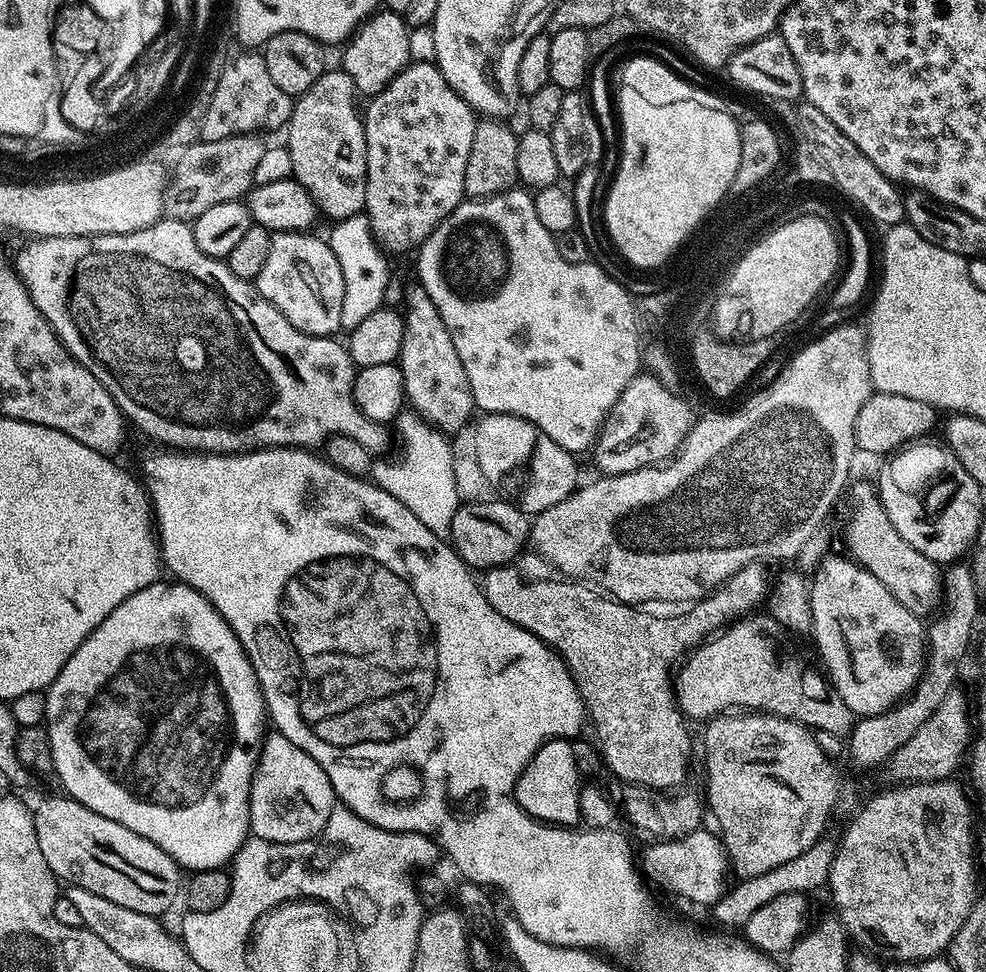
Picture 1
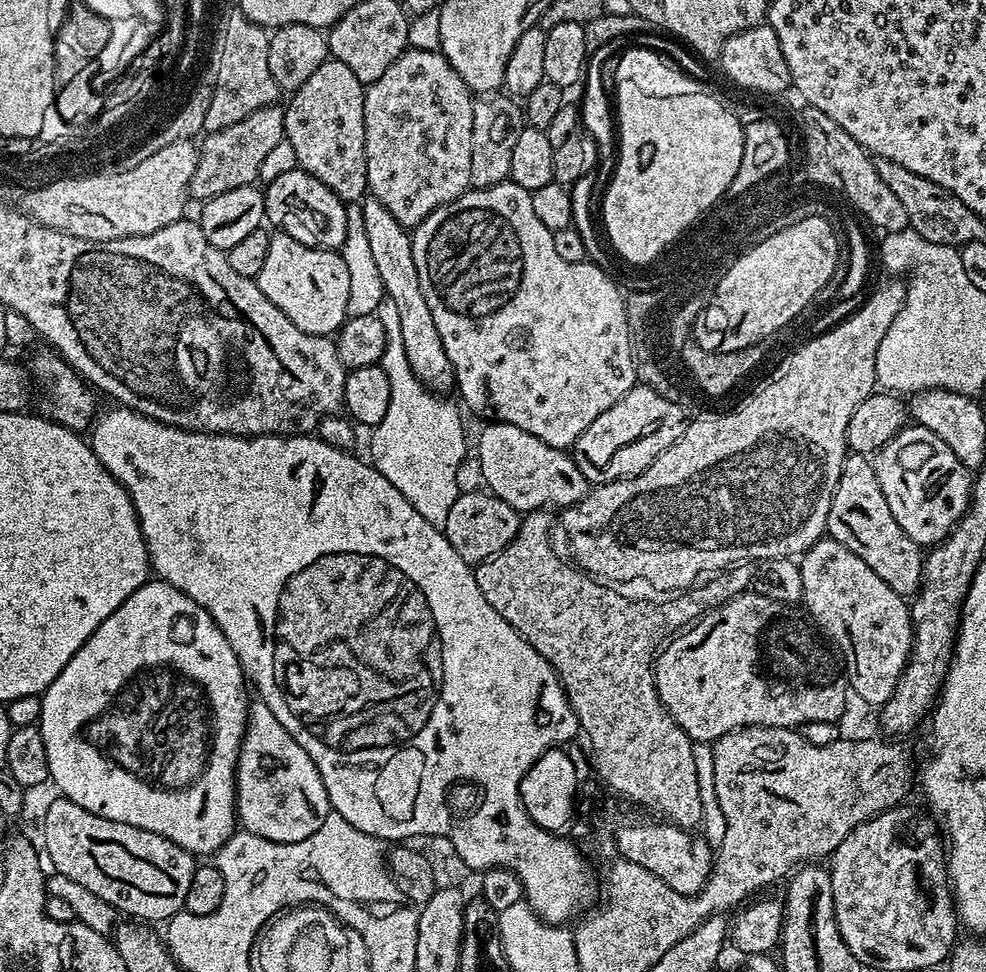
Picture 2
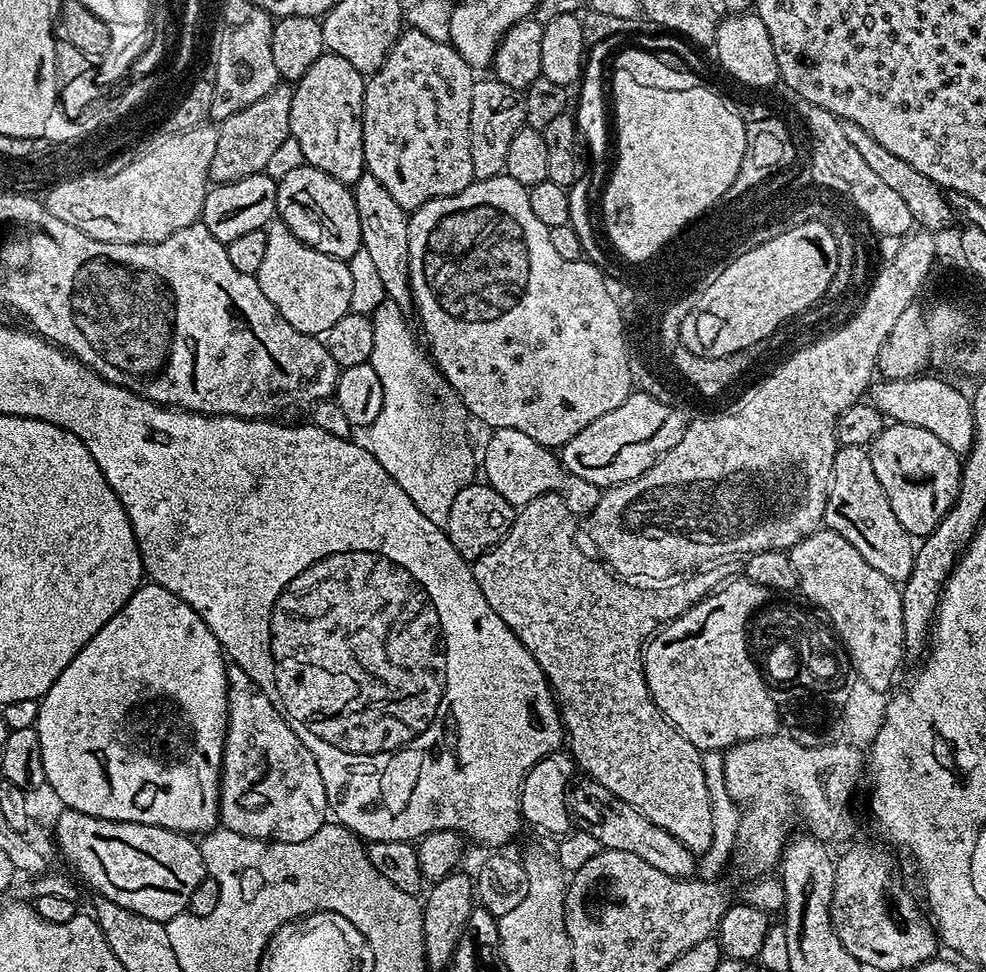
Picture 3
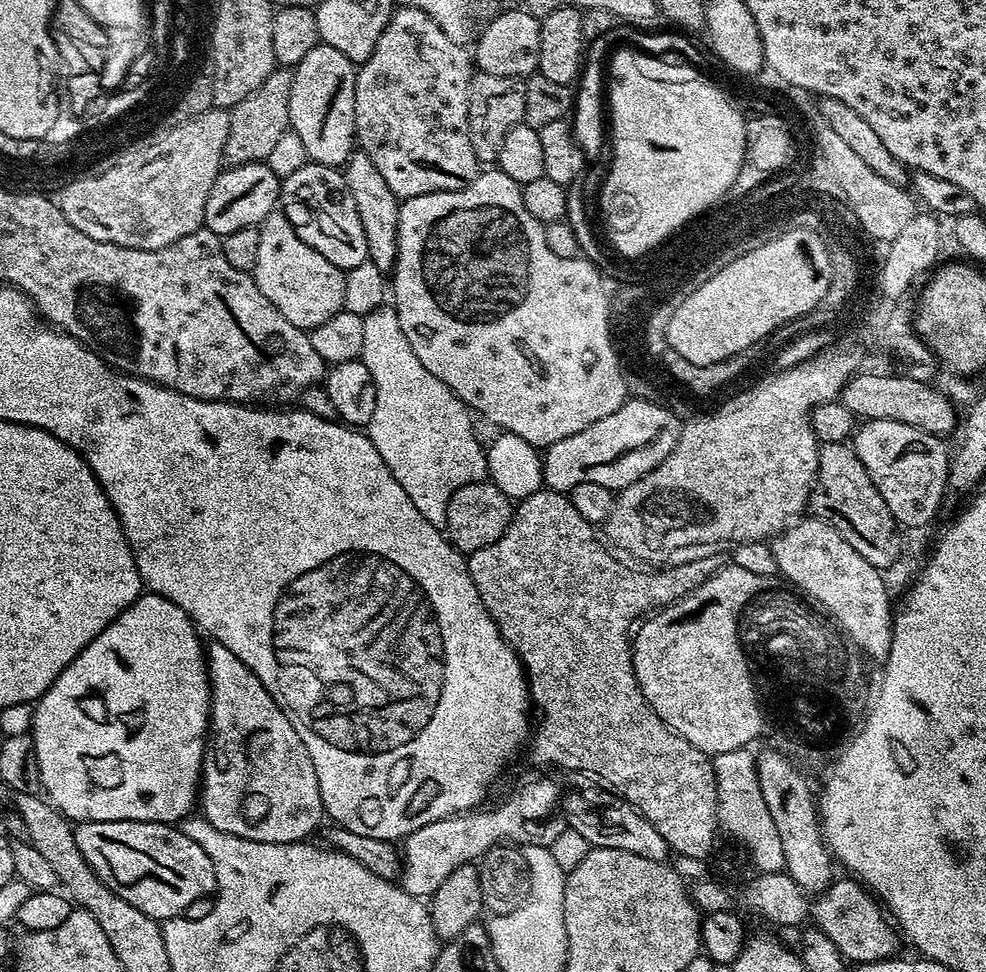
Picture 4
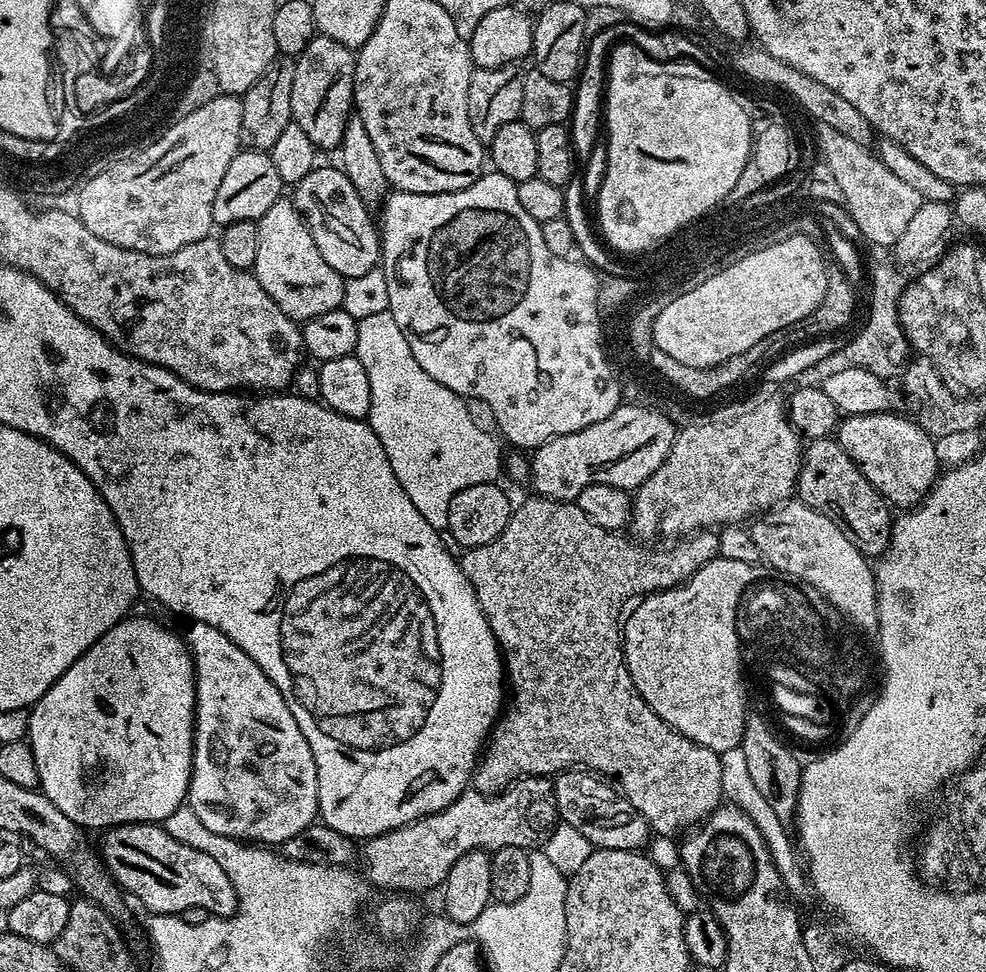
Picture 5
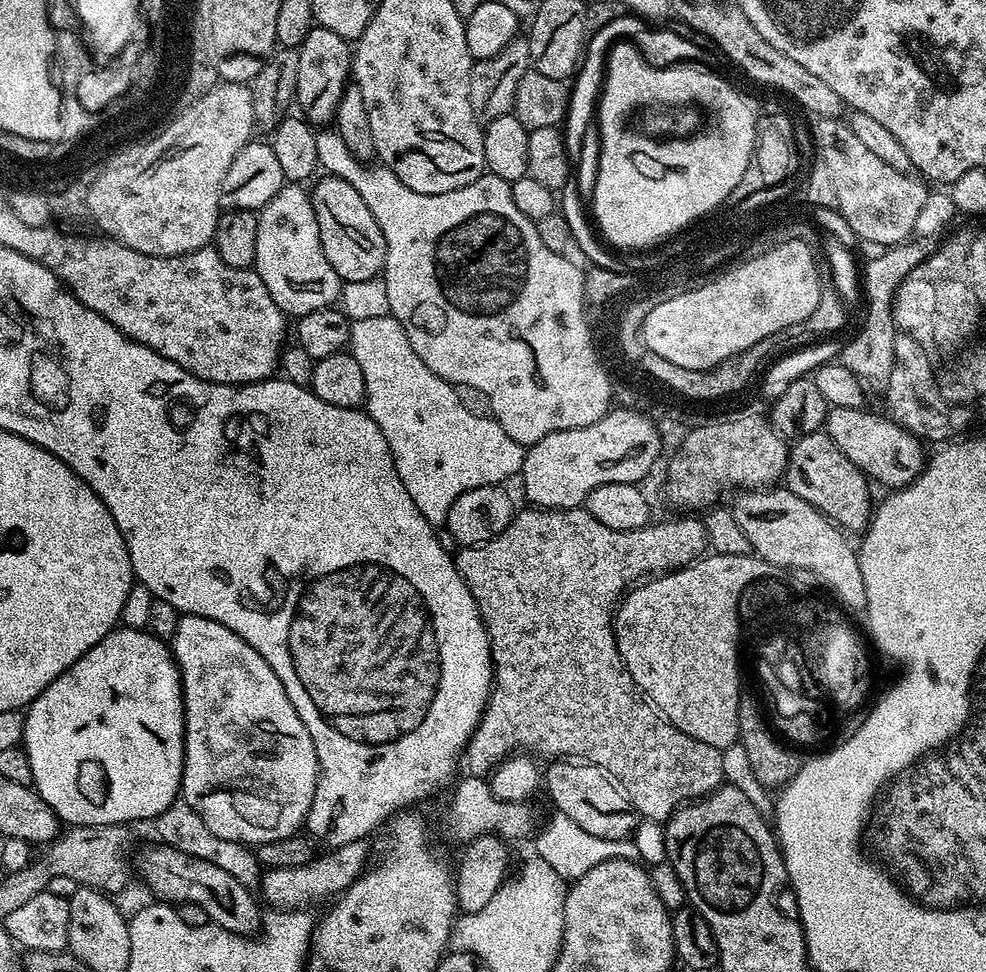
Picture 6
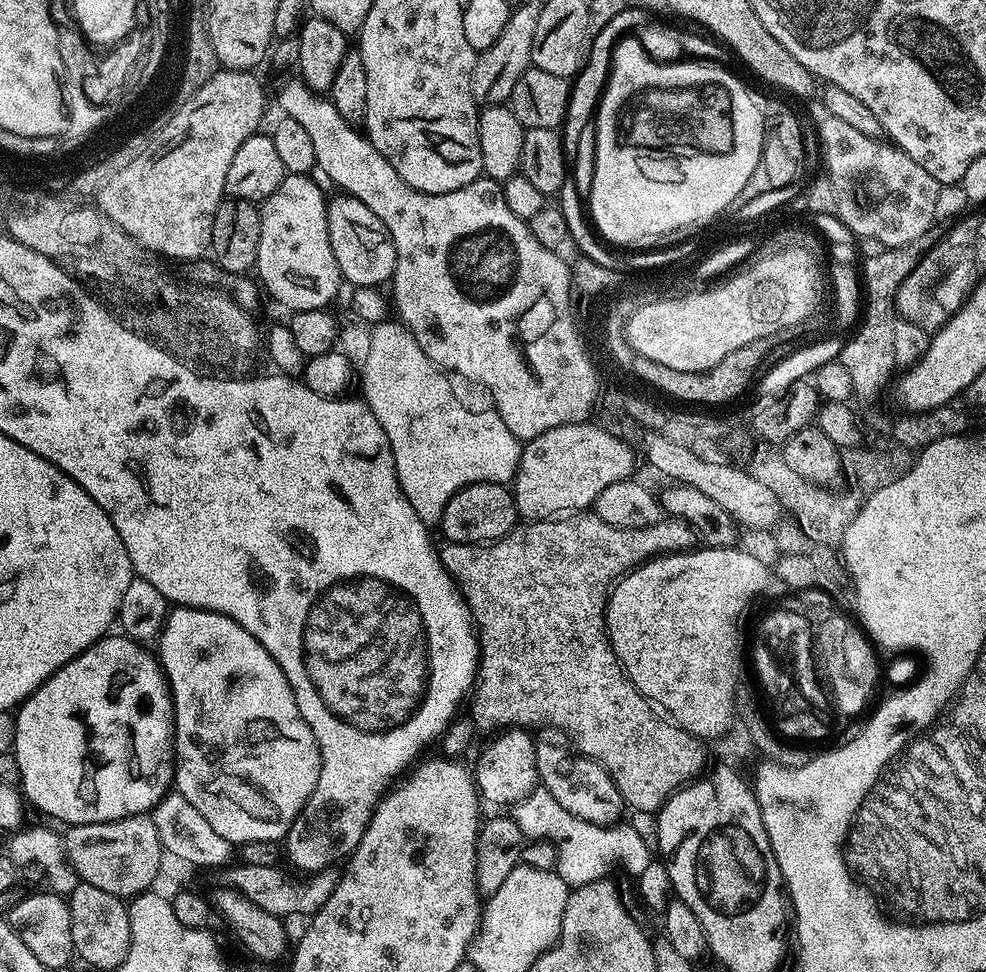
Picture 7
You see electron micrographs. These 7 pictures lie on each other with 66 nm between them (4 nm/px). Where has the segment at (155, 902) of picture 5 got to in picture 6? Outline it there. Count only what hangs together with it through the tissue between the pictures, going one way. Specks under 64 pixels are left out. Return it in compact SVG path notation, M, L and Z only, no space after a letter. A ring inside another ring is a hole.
M163 842L155 843L142 849L140 853L135 853L134 872L148 883L148 888L156 895L153 897L157 901L173 906L197 904L202 906L202 910L206 910L208 919L213 924L239 936L259 933L262 927L262 911L256 906L257 897L249 885L234 878L234 874L222 870L222 866L214 866L214 862L182 854L182 850L174 850Z

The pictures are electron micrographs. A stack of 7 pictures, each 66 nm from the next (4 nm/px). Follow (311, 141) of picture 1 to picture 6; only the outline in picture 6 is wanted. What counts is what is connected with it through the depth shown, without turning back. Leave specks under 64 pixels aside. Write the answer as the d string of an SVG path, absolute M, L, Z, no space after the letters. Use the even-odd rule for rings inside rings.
M314 26L310 30L310 34L301 42L298 49L298 78L295 94L295 103L300 103L299 111L305 120L313 126L328 126L336 119L336 111L338 110L338 102L342 98L345 88L350 83L350 73L352 70L352 48L349 41L338 38L338 34L334 34L334 30L326 30L325 28Z

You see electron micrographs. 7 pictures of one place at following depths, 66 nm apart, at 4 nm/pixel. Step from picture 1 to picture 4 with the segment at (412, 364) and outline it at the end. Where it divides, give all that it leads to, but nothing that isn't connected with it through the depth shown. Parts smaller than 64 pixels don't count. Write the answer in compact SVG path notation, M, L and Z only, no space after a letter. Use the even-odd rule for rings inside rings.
M356 150L343 165L342 171L346 178L346 186L350 186L350 194L354 198L354 206L358 210L358 218L362 218L362 230L366 234L366 246L368 247L368 260L382 273L391 273L396 266L396 239L398 238L398 222L400 221L401 201L386 186L386 178L370 162L365 152Z

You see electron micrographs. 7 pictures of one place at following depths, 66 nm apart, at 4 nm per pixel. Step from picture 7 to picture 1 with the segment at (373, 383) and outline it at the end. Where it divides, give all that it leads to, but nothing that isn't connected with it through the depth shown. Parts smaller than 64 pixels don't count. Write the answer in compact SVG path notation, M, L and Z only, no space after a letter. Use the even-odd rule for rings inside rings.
M415 410L401 411L394 421L394 436L400 439L400 449L385 460L373 459L372 483L394 494L436 536L447 537L452 530L454 514L462 503L460 488L456 485L456 468L452 465L452 444L435 424L429 423Z

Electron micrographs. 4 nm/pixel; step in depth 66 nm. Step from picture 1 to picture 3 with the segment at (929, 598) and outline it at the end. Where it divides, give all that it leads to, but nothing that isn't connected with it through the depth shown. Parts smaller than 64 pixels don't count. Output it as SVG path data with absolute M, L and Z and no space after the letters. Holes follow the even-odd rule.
M846 444L837 447L832 466L832 477L828 483L824 524L832 532L842 534L874 570L886 574L886 578L897 582L908 579L914 566L916 548L913 537L894 518L894 510L882 490L882 482L874 474L874 466L868 457L869 449L859 444Z

